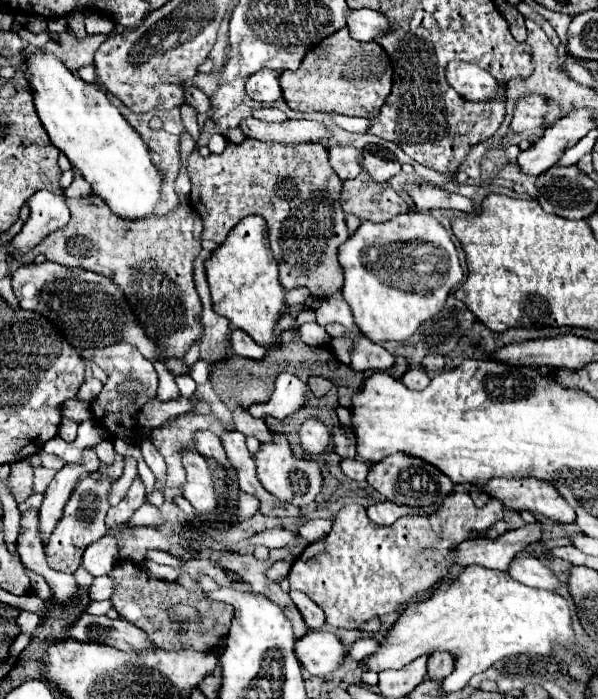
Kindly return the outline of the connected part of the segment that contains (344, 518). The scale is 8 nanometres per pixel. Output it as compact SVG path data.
M456 492L450 494L444 506L430 516L404 516L396 520L392 526L378 526L368 516L366 510L358 504L348 504L340 510L334 520L332 532L306 546L304 552L296 558L290 568L288 580L292 590L304 592L312 602L316 602L324 614L326 622L336 628L360 628L366 620L374 616L384 616L396 612L400 606L426 596L432 586L448 574L448 568L454 564L452 546L464 540L470 540L474 532L488 530L494 522L498 522L504 514L504 504L500 500L490 498L490 502L482 508L476 508L468 494Z

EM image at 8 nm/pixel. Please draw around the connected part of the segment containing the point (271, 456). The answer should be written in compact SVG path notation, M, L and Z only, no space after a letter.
M274 434L270 442L260 444L258 452L252 454L252 458L254 458L254 464L256 464L256 474L258 474L260 484L270 494L274 494L276 498L280 498L284 502L290 502L298 508L304 508L310 502L314 502L314 498L320 494L322 472L320 472L318 462L312 460L312 458L296 458L292 454L290 444L288 444L284 434Z

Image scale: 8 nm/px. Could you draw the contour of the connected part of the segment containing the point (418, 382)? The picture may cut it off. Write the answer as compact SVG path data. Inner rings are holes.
M410 368L404 376L402 376L402 382L412 388L412 390L424 390L428 384L430 384L430 376L424 368Z

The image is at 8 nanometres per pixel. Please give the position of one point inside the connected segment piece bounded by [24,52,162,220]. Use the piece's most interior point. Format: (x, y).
(81, 122)

